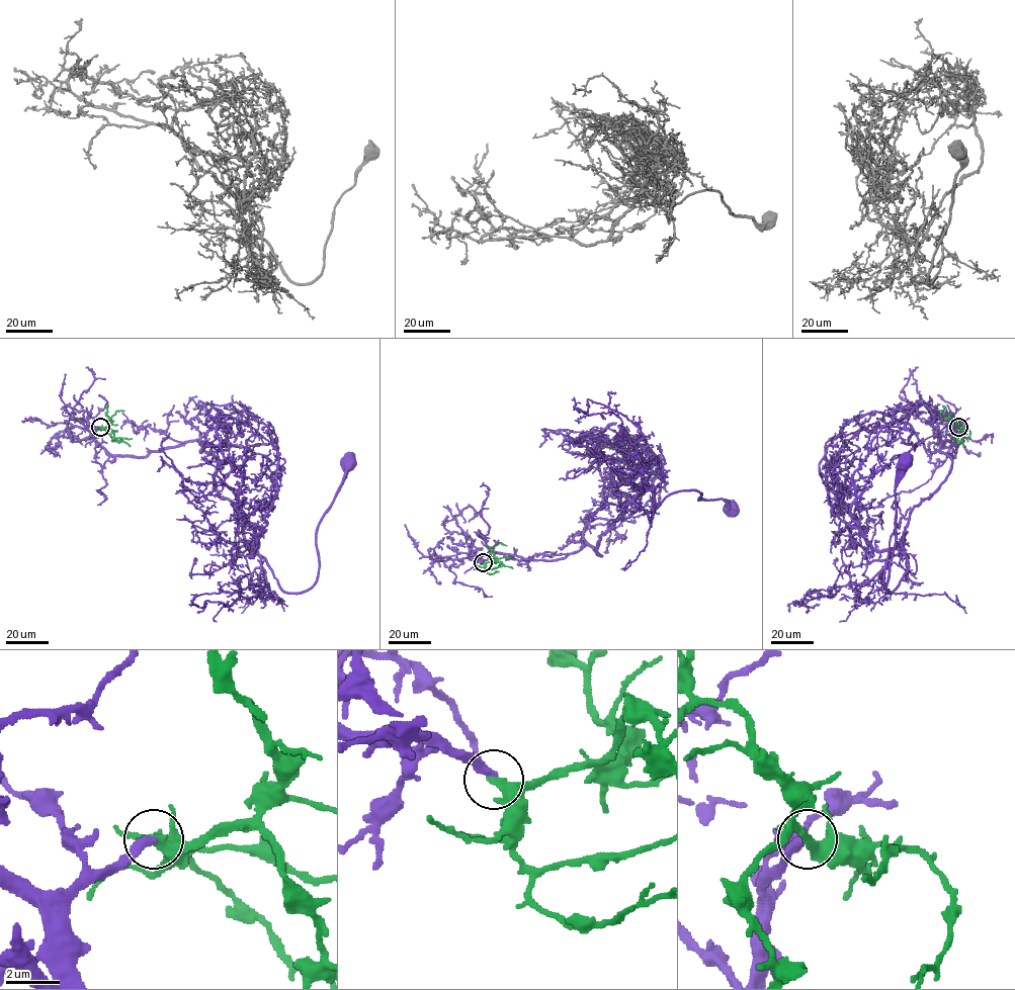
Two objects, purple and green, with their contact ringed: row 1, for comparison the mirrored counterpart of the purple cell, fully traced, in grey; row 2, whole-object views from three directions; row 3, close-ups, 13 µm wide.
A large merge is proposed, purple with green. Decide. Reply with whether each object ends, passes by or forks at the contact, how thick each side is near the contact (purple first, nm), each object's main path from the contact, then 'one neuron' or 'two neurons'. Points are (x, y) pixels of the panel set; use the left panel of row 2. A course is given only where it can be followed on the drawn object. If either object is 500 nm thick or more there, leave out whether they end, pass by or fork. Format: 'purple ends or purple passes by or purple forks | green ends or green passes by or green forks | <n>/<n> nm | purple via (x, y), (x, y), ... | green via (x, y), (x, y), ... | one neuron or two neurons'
purple ends | green ends | 320/440 nm | purple via (100, 427), (111, 454), (197, 440), (288, 593), (316, 580), (316, 530), (348, 460) | green via (100, 427), (106, 427), (110, 423), (108, 417), (123, 411) | one neuron

